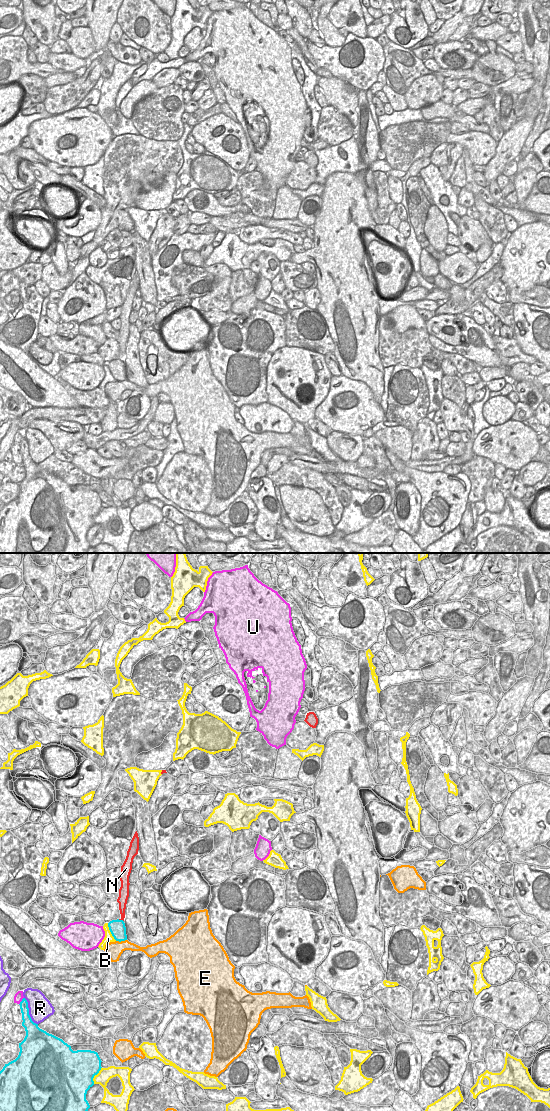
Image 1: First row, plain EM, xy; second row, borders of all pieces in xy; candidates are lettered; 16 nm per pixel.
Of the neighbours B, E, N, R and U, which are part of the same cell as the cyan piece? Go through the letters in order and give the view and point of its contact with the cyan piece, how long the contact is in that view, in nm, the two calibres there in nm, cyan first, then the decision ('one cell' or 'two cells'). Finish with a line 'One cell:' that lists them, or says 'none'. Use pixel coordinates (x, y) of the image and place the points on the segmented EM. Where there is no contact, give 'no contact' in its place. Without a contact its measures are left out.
B: xy (110, 931) | 320 nm | 260/140 nm | two cells
E: xy (121, 940) | 180 nm | 260/280 nm | two cells
N: xy (121, 920) | 100 nm | 260/130 nm | two cells
R: xy (28, 1011) | 500 nm | 180/380 nm | two cells
U: xy (21, 1001) | 140 nm | 130/140 nm | two cells
One cell: none

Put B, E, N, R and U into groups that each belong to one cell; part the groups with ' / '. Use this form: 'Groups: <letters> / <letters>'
Groups: B / E / N / R / U.

